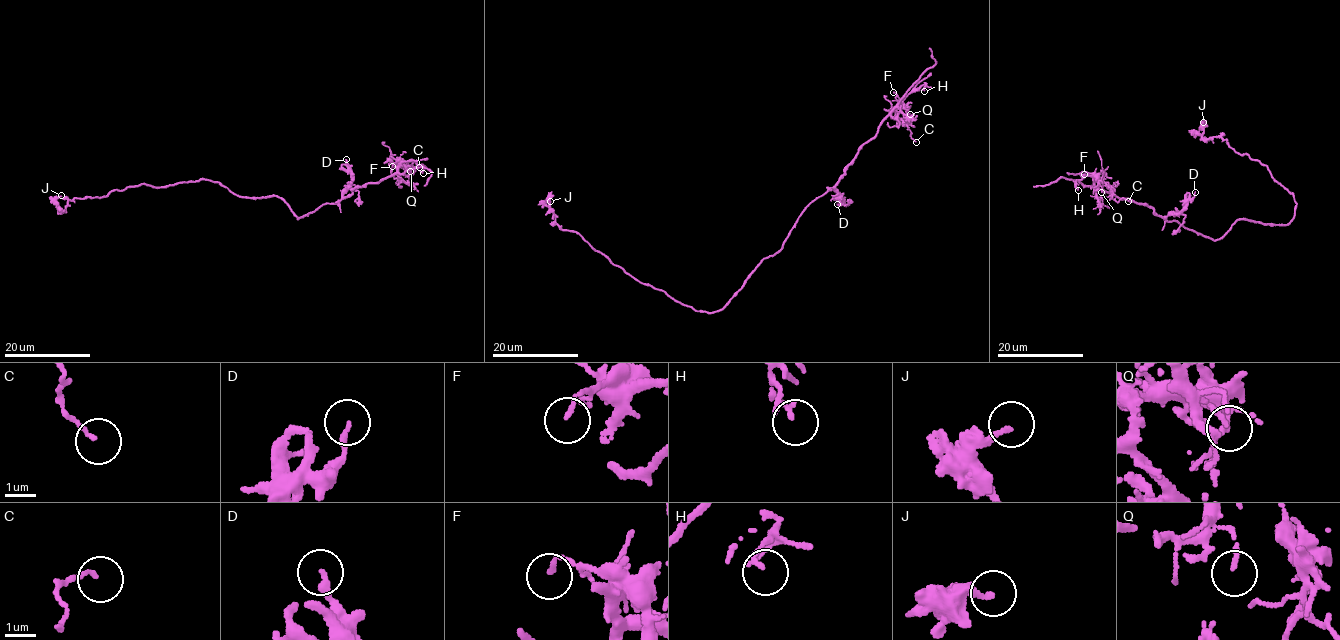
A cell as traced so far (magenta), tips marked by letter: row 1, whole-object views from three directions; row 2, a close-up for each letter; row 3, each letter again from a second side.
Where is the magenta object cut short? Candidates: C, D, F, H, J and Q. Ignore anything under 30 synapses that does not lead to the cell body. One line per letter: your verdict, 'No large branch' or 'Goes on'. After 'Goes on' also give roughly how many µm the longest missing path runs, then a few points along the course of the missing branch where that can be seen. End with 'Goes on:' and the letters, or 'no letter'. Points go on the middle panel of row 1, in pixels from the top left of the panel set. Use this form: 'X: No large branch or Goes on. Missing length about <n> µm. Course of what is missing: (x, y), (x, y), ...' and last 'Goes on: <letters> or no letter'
C: No large branch
D: No large branch
F: No large branch
H: No large branch
J: No large branch
Q: No large branch
Goes on: no letter

